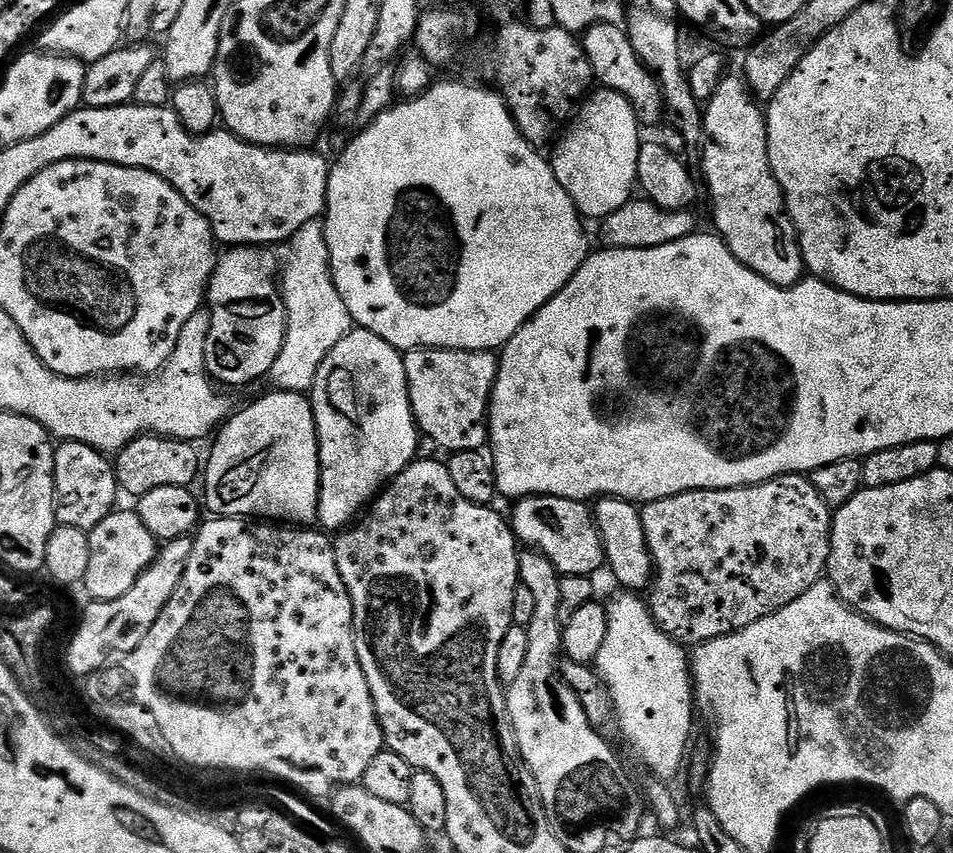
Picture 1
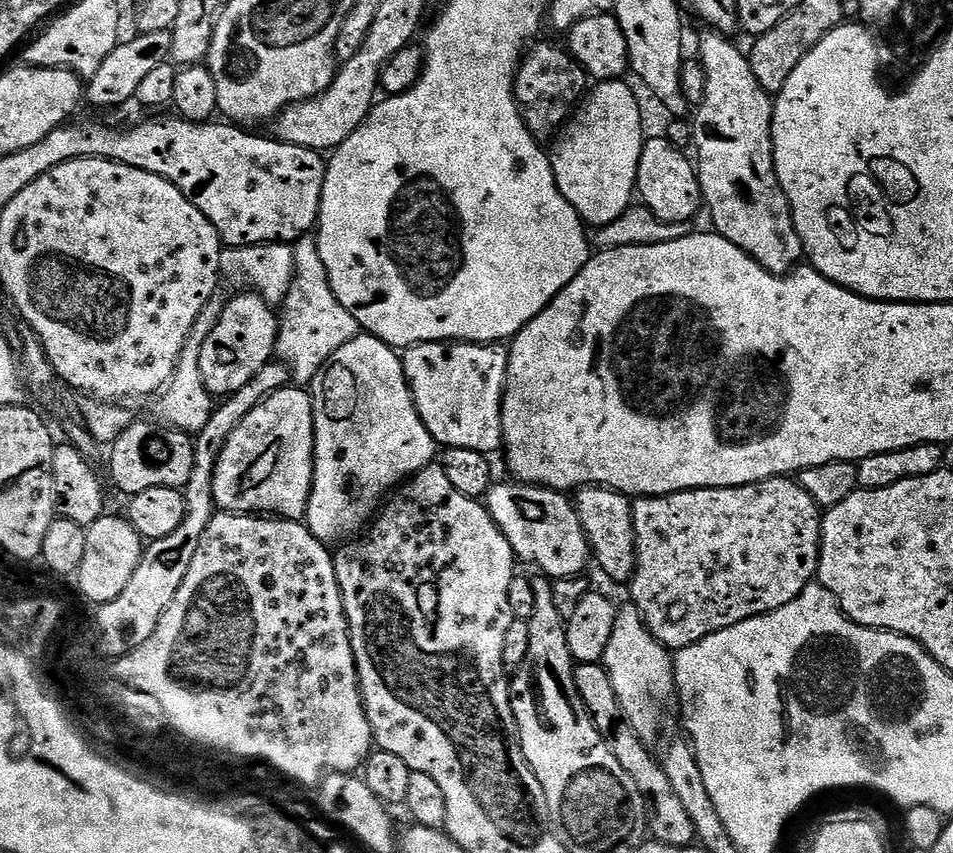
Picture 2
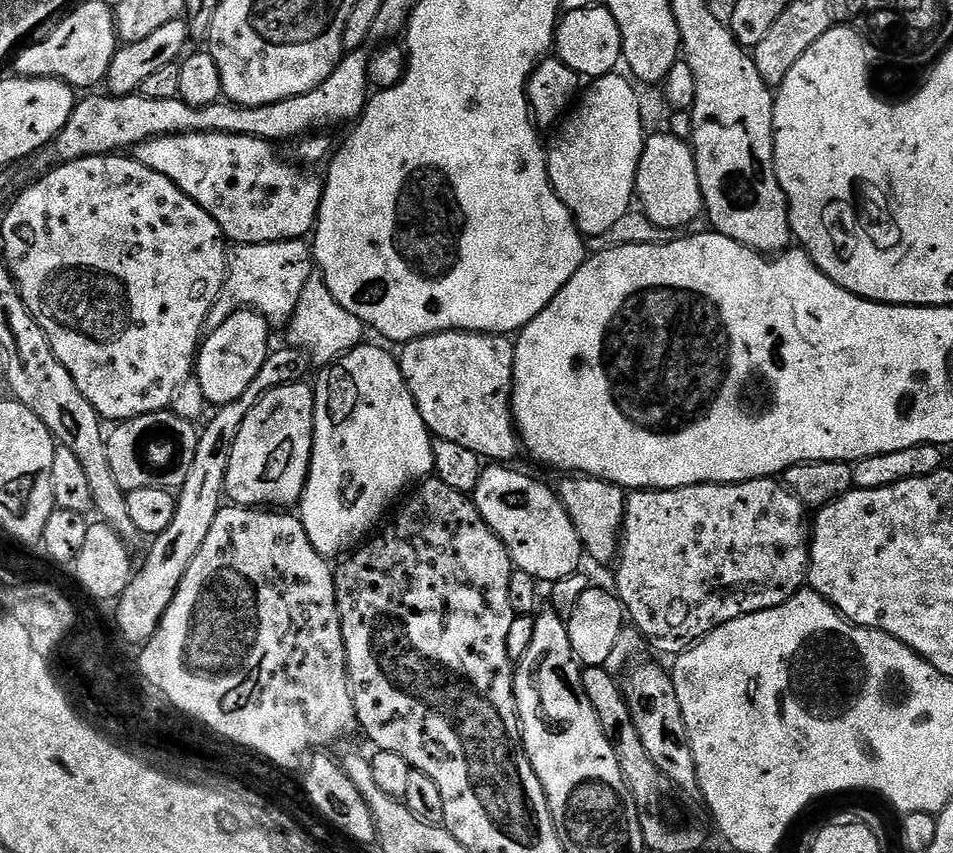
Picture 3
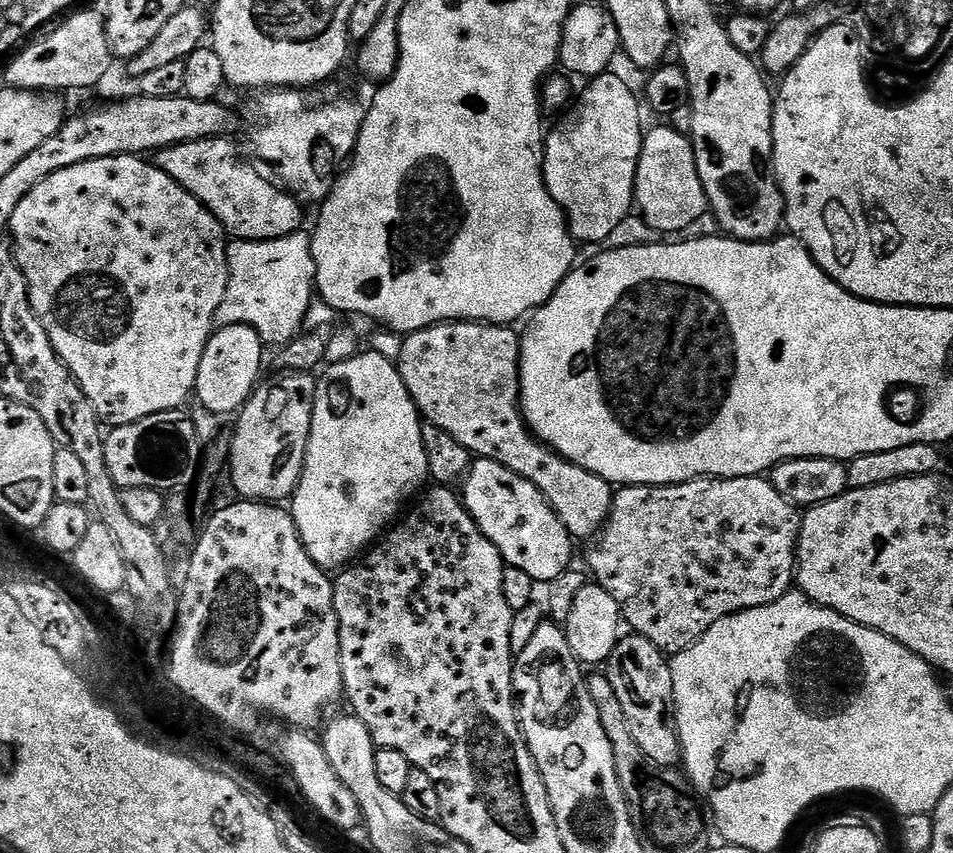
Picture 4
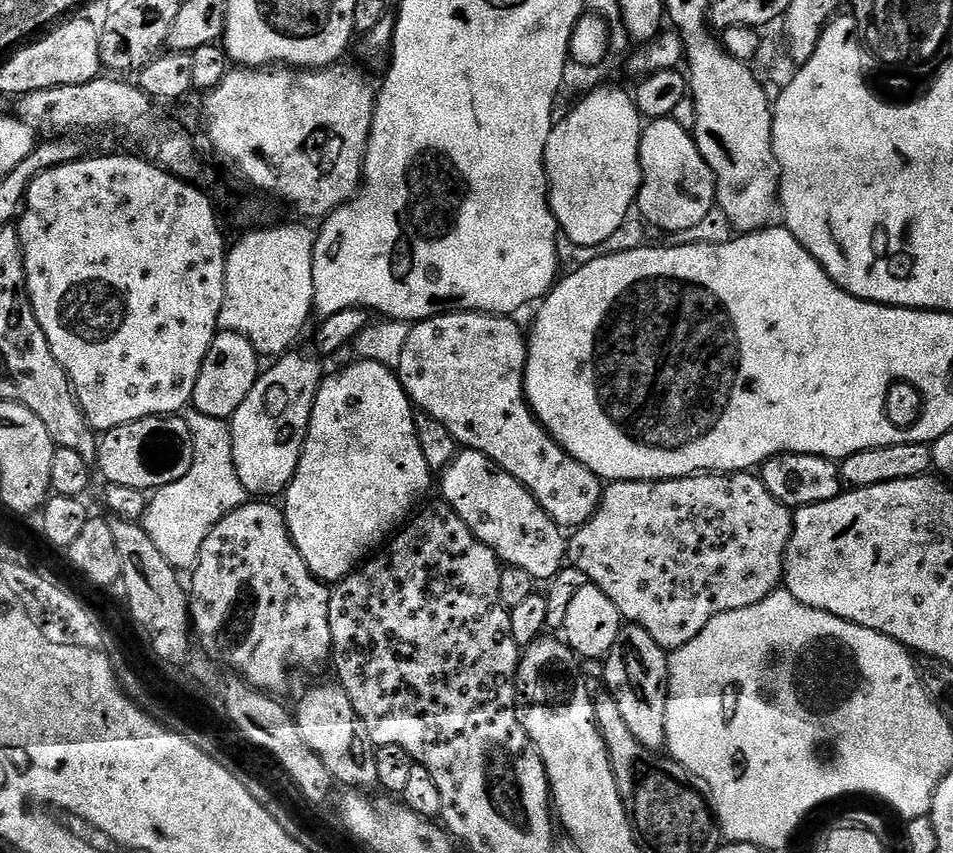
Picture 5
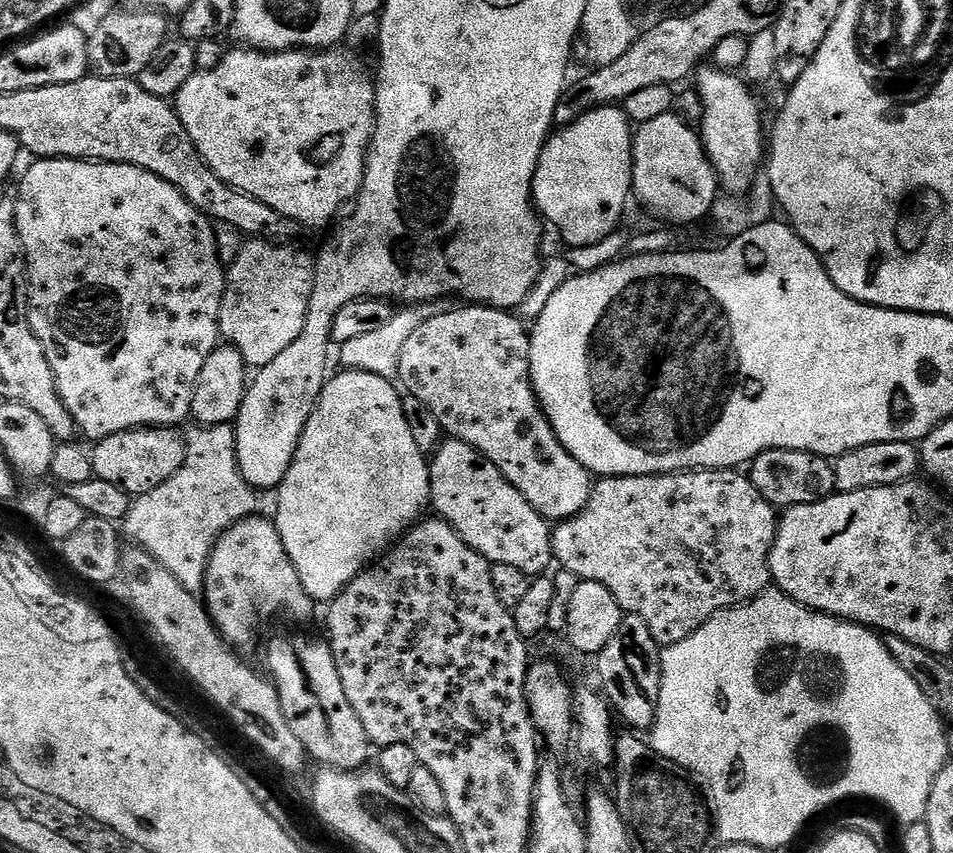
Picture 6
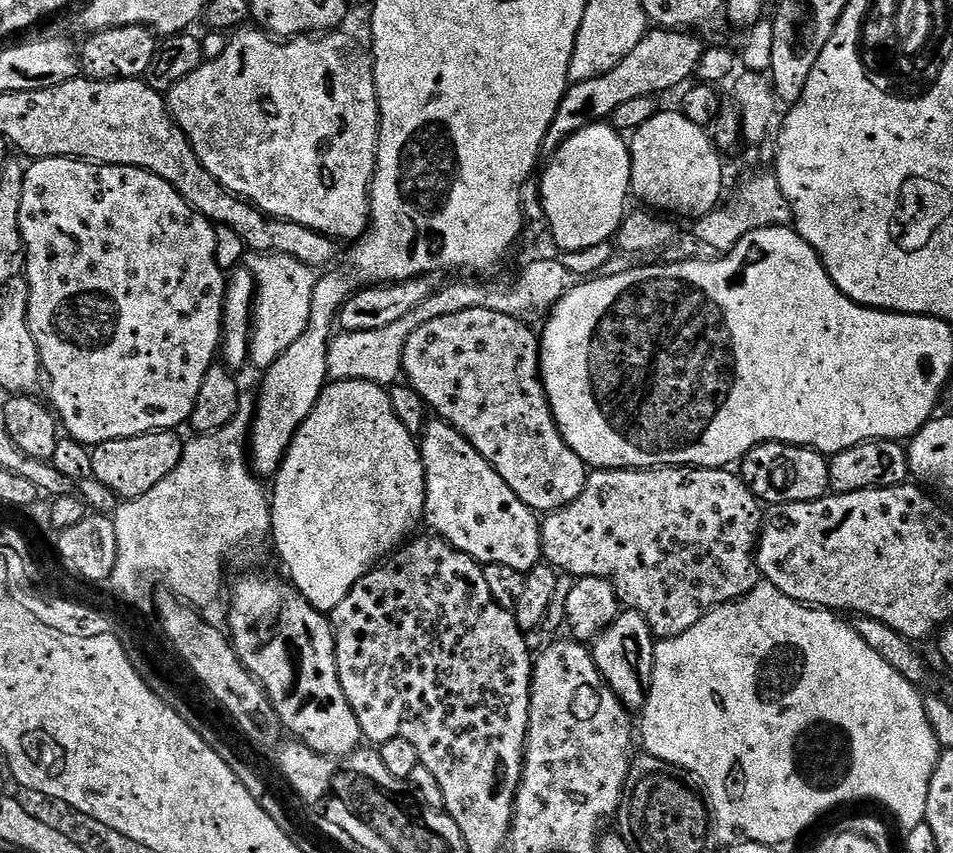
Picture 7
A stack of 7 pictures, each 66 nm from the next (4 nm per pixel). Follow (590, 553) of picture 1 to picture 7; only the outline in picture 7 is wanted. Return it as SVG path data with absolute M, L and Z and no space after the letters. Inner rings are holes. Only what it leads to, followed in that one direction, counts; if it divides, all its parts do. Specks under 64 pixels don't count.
M439 418L429 419L423 433L422 439L419 441L420 457L424 460L424 477L426 478L426 494L424 495L424 518L423 523L429 524L431 531L440 539L446 540L451 548L456 548L460 552L464 552L470 558L474 558L478 563L485 564L501 564L502 566L514 566L514 570L527 573L530 569L542 560L542 549L540 546L540 529L541 521L538 519L537 513L531 508L527 508L525 504L518 498L518 494L514 494L514 490L510 490L510 486L506 486L506 482L502 482L502 478L498 474L498 470L494 470L494 466L490 462L486 462L486 458L482 458L482 454L478 454L478 450L474 450L474 446L470 446L470 442L461 432L454 430L444 420Z

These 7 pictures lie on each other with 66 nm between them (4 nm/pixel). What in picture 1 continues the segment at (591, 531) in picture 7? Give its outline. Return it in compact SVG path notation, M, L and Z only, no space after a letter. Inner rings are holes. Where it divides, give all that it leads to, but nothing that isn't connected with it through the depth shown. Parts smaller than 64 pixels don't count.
M804 474L776 476L761 484L747 484L745 488L697 488L695 492L683 492L677 496L652 500L643 505L640 508L642 530L646 530L646 542L654 565L652 586L647 593L646 603L651 609L657 625L677 643L683 646L695 646L742 630L770 614L782 610L782 606L790 606L790 602L794 602L794 598L802 598L802 594L806 594L806 590L810 590L810 586L825 579L830 558L833 515L833 509L828 507L828 503L820 497L816 487L812 485L811 479Z

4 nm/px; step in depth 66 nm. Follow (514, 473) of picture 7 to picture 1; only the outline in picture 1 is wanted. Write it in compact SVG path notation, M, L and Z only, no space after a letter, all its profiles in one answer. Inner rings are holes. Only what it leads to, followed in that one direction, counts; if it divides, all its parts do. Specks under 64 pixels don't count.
M413 348L405 351L403 358L417 429L448 454L483 449L490 440L488 402L500 369L497 357L492 352ZM606 496L595 501L594 519L604 543L607 571L612 571L613 578L621 584L620 588L625 593L647 593L652 586L654 565L646 542L646 530L642 530L640 508L633 501Z

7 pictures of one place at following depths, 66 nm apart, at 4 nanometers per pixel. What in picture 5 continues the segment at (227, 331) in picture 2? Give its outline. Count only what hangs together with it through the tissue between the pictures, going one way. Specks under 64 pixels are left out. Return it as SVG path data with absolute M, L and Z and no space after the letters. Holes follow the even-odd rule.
M217 331L202 362L202 370L194 386L191 407L210 418L227 421L236 413L238 406L246 402L246 394L250 394L257 376L262 371L262 363L260 364L256 356L259 356L258 350L242 334Z

